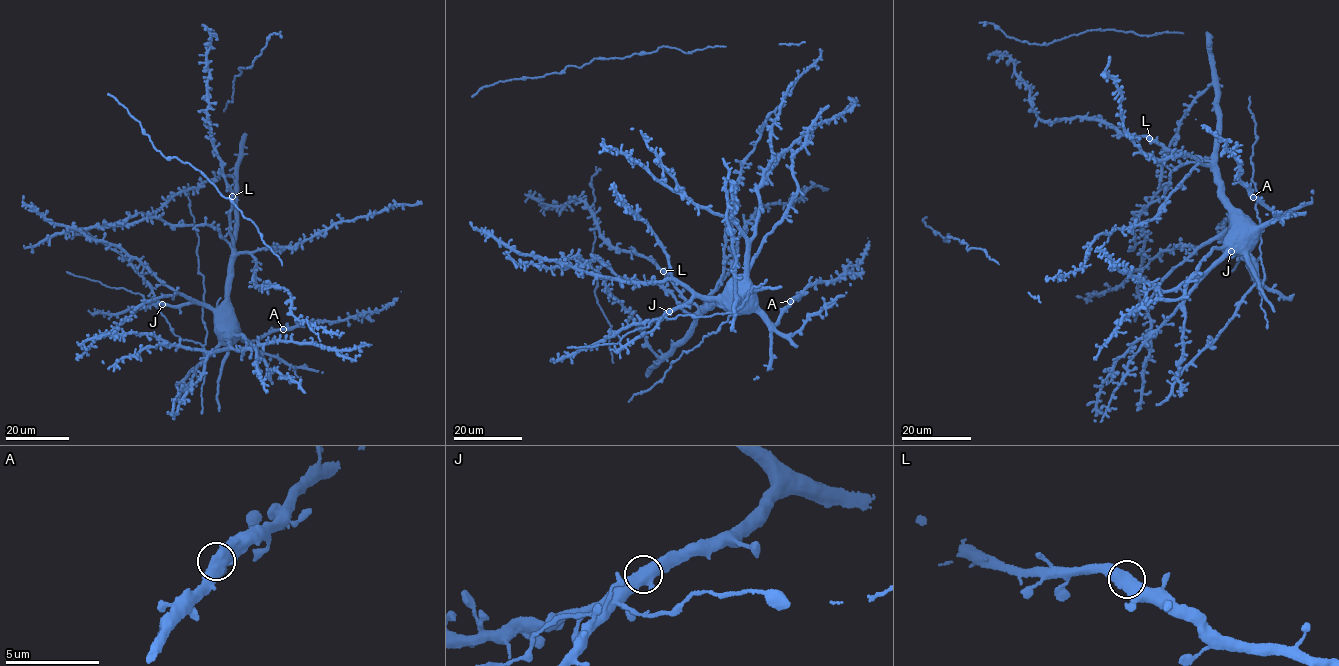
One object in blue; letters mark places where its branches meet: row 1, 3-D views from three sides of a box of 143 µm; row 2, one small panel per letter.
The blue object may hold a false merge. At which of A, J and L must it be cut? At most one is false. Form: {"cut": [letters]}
{"cut": []}

